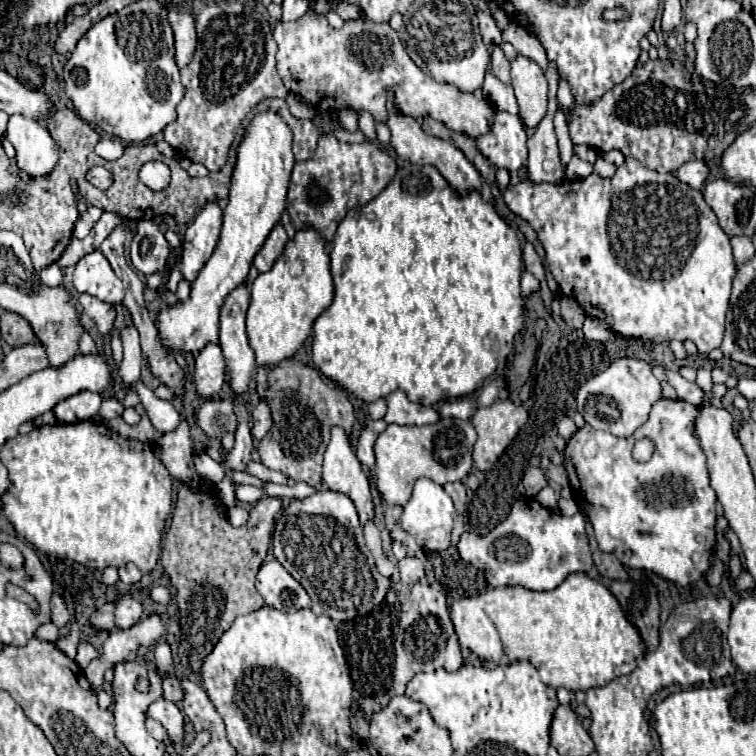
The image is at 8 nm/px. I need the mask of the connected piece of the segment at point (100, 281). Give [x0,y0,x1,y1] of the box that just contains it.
[72,250,124,304]

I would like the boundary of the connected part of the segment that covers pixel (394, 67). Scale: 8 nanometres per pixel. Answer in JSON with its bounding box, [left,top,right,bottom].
[274,10,494,138]

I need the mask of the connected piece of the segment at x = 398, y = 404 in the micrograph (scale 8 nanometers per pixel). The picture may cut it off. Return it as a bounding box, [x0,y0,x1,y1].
[384,390,440,426]

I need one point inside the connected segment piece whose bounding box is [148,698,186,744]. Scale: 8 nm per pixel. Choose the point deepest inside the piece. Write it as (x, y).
(167, 713)

